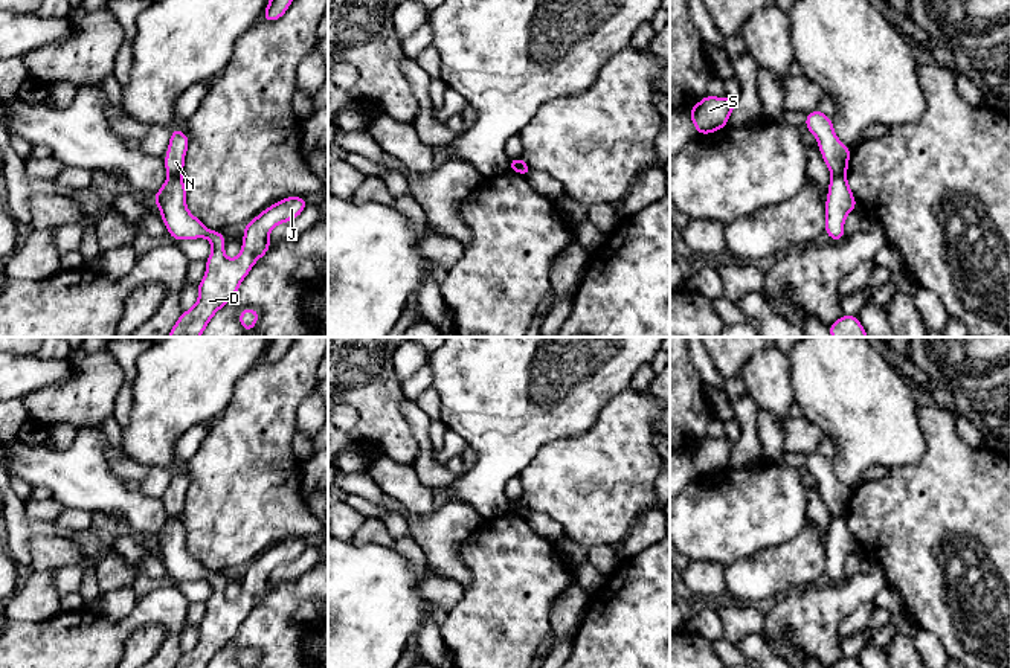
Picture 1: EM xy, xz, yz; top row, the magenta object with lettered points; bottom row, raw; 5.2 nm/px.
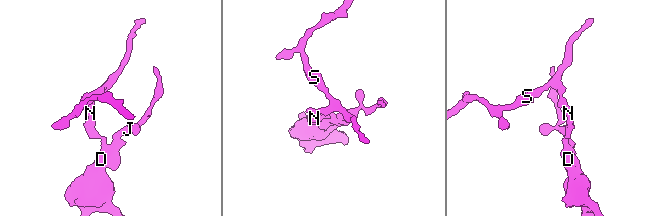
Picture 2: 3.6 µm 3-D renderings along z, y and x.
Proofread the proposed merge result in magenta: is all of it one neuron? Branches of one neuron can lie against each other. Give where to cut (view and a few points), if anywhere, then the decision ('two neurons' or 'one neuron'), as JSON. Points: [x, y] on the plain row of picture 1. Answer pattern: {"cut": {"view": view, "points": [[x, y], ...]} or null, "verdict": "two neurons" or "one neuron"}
{"cut": {"view": "yz", "points": [[845, 513], [833, 517]]}, "verdict": "two neurons"}

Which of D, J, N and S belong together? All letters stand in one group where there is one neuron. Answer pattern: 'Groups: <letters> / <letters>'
Groups: D J / N S

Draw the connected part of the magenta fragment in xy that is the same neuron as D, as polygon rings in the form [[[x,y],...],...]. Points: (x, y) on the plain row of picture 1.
[[[169,517],[153,543],[175,583],[206,580],[212,586],[212,595],[206,601],[206,615],[197,627],[198,642],[191,651],[182,653],[174,668],[207,668],[214,656],[236,636],[255,604],[269,593],[272,570],[298,560],[308,546],[304,538],[287,538],[269,548],[244,567],[241,593],[229,601],[224,596],[224,576],[209,572],[188,552],[182,517]]]

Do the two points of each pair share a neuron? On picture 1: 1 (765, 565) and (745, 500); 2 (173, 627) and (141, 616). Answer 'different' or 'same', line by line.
1: different
2: same

